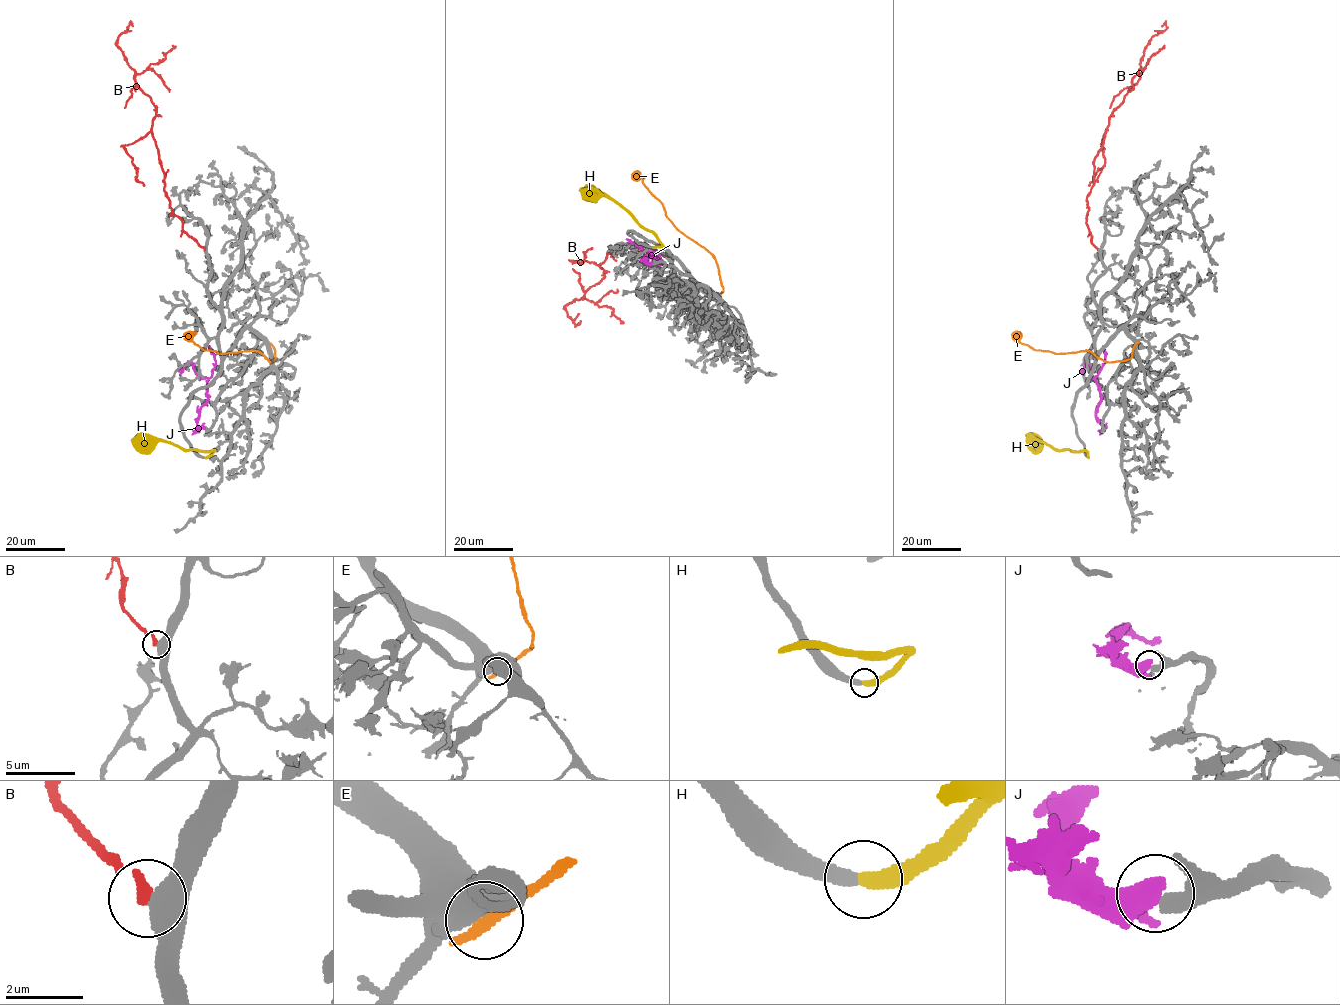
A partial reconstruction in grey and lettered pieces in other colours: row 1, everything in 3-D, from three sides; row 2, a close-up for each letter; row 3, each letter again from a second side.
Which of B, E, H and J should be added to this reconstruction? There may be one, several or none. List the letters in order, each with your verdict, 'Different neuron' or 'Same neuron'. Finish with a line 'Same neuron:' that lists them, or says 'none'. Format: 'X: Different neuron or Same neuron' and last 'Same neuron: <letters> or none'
B: Different neuron
E: Different neuron
H: Same neuron
J: Different neuron
Same neuron: H

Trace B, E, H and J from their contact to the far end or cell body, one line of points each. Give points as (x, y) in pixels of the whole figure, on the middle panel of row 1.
B: (652, 257), (630, 245), (608, 253), (600, 264), (604, 277), (564, 306), (576, 325), (581, 320)
E: (715, 296), (723, 289), (714, 257), (675, 227), (663, 205), (634, 173)
H: (652, 247), (660, 247), (662, 243), (618, 204), (594, 189), (579, 190)
J: (651, 263), (647, 263), (645, 257), (647, 254), (656, 260), (656, 253), (647, 252), (626, 239)

